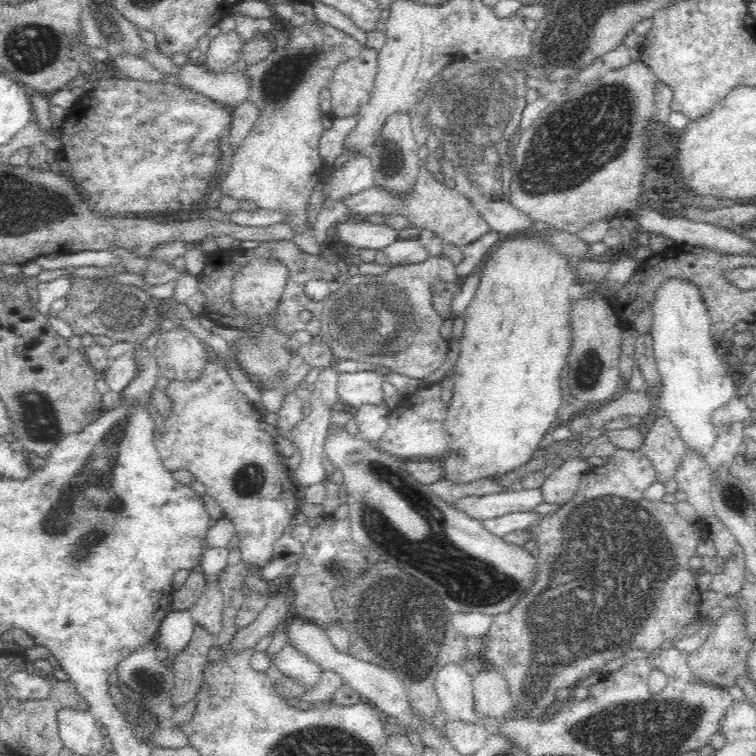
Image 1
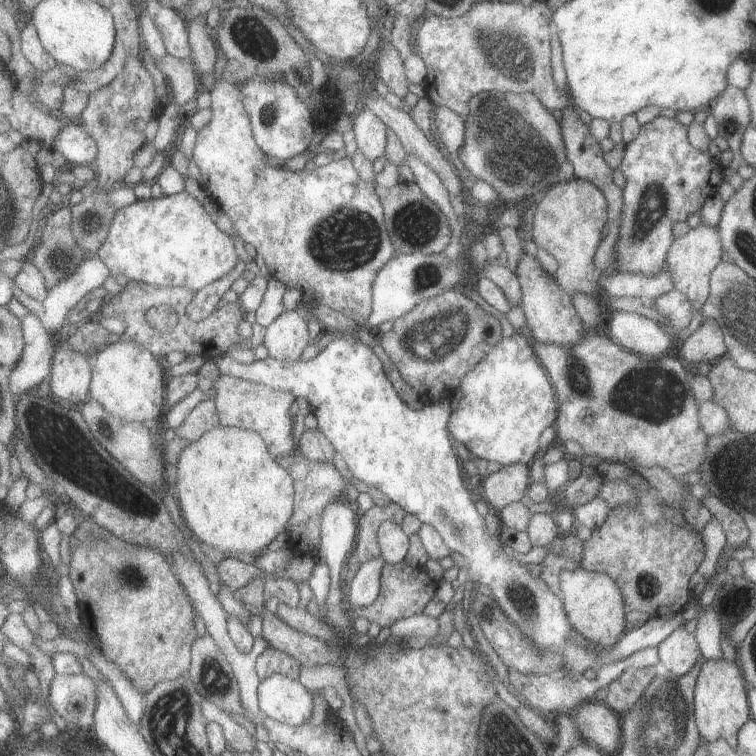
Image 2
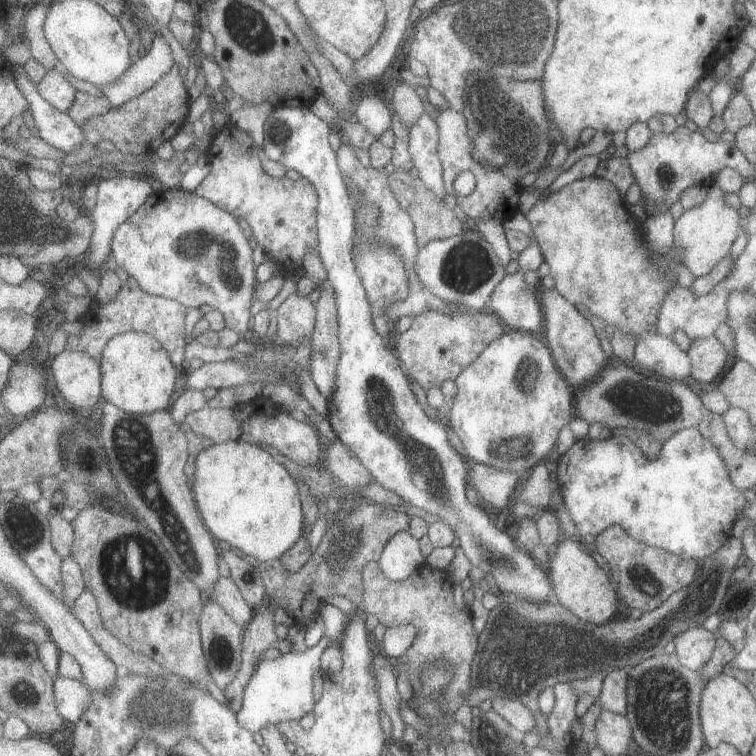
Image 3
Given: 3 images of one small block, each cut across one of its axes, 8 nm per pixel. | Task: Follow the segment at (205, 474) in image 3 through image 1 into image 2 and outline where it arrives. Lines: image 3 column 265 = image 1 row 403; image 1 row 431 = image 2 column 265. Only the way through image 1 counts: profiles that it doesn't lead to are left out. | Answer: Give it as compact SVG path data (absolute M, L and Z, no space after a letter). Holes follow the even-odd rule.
M221 426L193 442L181 454L175 496L181 500L183 518L199 542L233 554L263 554L267 552L267 546L289 526L289 520L295 514L297 486L293 474L271 454L269 444L259 432Z

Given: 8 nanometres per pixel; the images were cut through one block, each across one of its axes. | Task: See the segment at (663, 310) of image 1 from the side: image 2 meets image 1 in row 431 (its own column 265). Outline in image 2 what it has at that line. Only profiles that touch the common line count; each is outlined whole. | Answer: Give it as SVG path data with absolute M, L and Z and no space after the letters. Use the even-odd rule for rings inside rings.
M273 674L263 680L261 708L269 718L275 718L287 726L299 728L311 722L313 716L313 692L287 674Z

